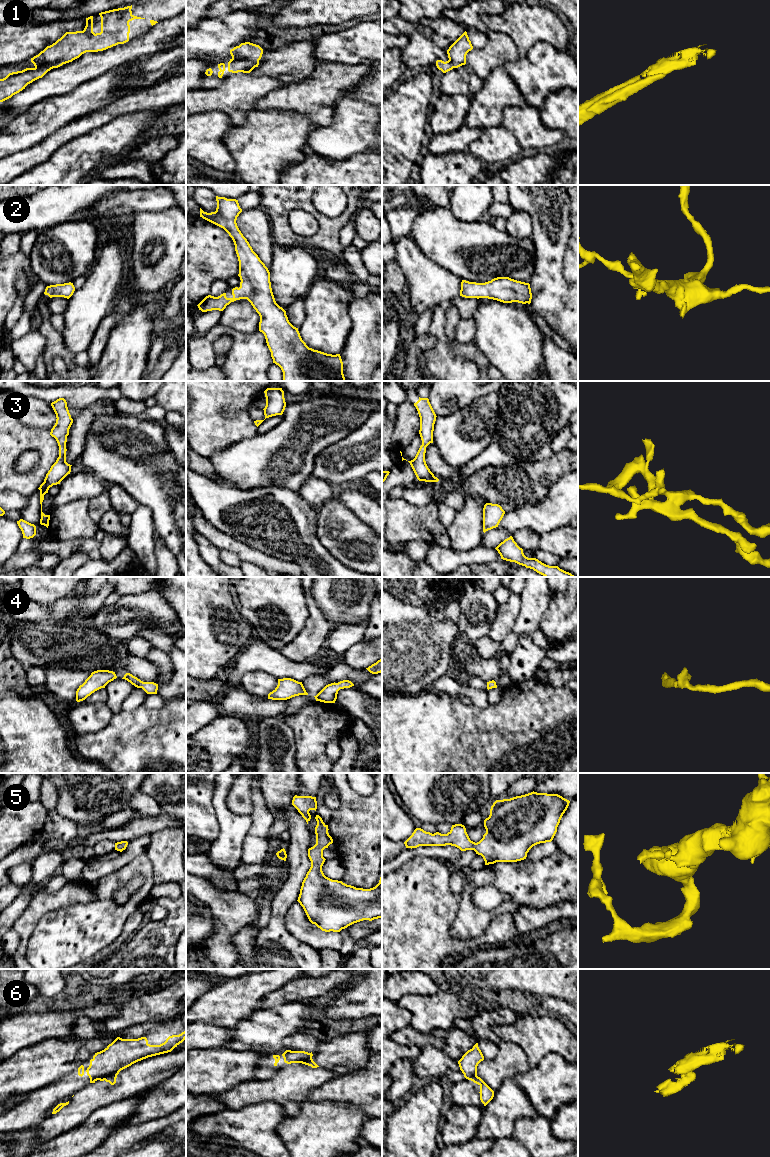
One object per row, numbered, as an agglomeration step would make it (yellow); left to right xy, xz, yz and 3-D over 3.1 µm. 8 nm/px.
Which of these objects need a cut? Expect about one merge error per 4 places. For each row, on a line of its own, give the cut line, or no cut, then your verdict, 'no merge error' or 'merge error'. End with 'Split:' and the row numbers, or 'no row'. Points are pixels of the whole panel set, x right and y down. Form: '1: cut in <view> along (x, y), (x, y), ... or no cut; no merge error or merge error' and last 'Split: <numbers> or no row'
1: no cut; no merge error
2: no cut; no merge error
3: no cut; no merge error
4: no cut; no merge error
5: no cut; no merge error
6: cut in xy along (118, 1071), (98, 1079); merge error
Split: 6

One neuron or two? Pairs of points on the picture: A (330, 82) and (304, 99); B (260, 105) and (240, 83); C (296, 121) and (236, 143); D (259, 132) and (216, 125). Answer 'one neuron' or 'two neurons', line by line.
A: one neuron
B: two neurons
C: one neuron
D: two neurons

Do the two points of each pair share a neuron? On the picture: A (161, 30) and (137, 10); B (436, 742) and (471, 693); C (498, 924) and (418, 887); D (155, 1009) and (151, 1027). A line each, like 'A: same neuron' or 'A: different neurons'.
A: different neurons
B: different neurons
C: same neuron
D: different neurons

